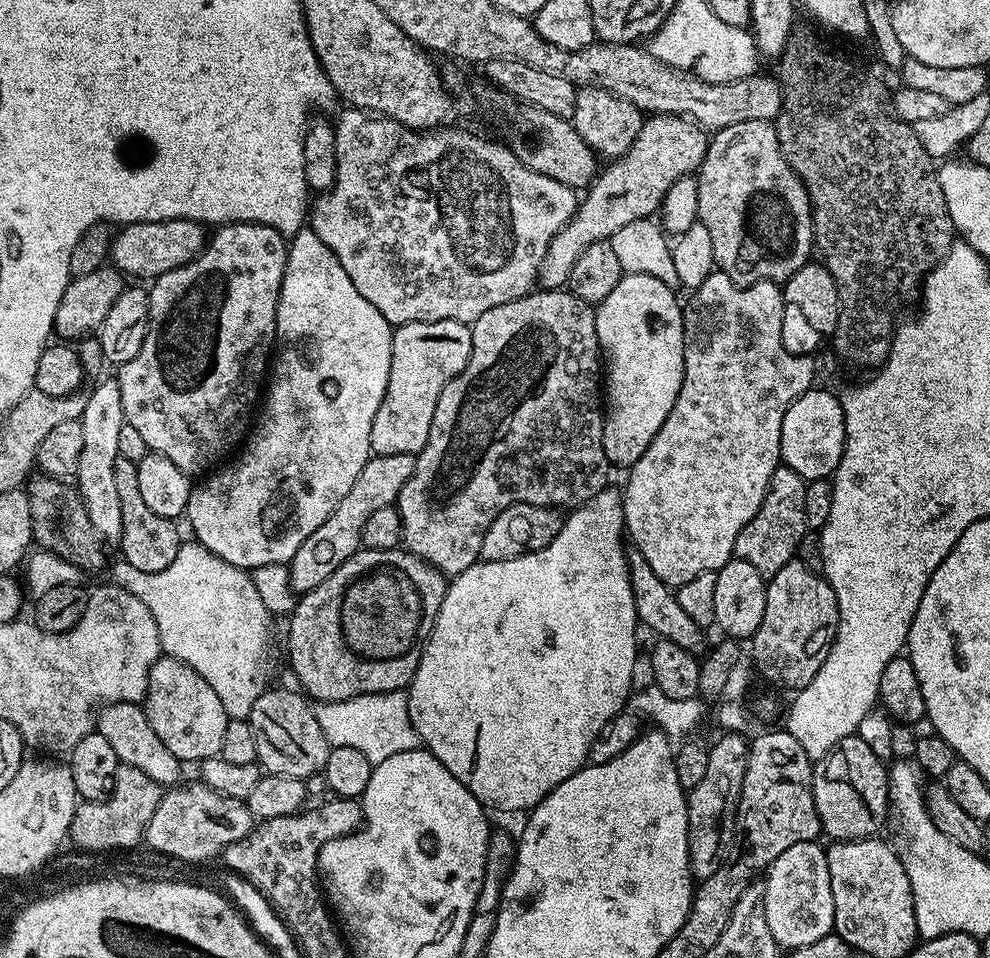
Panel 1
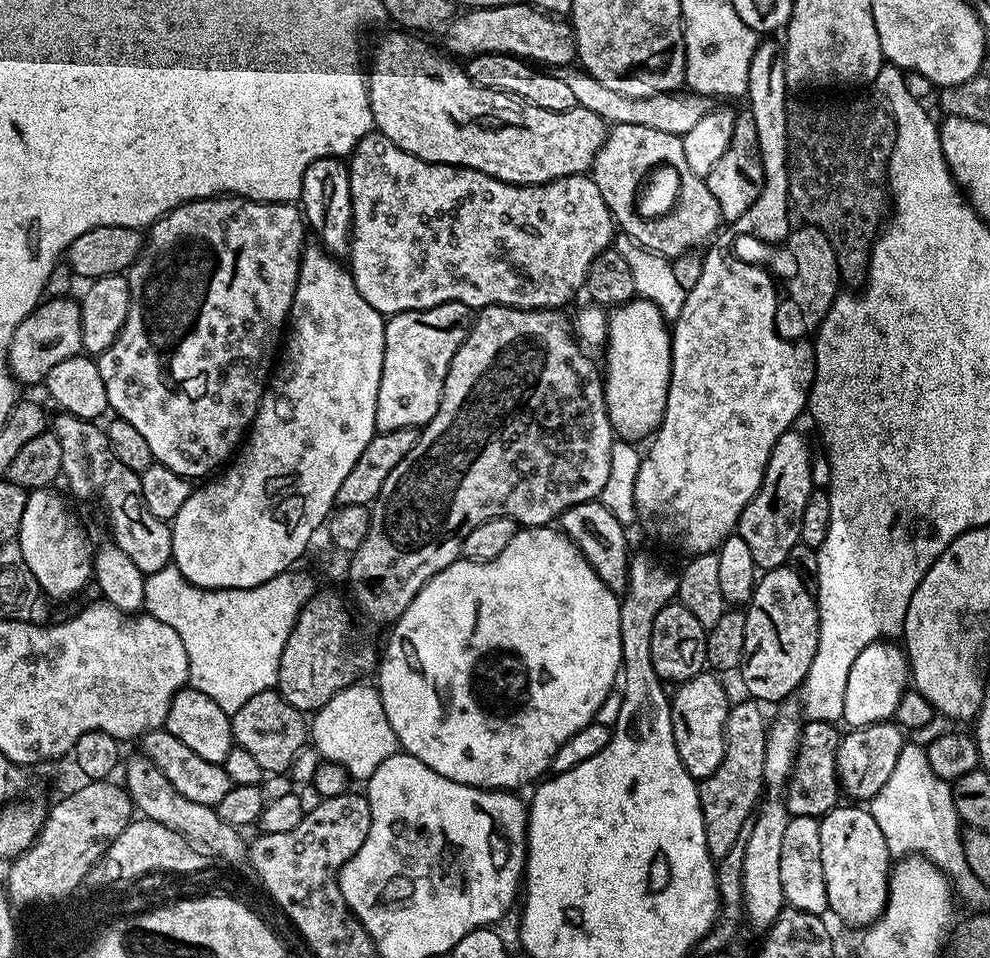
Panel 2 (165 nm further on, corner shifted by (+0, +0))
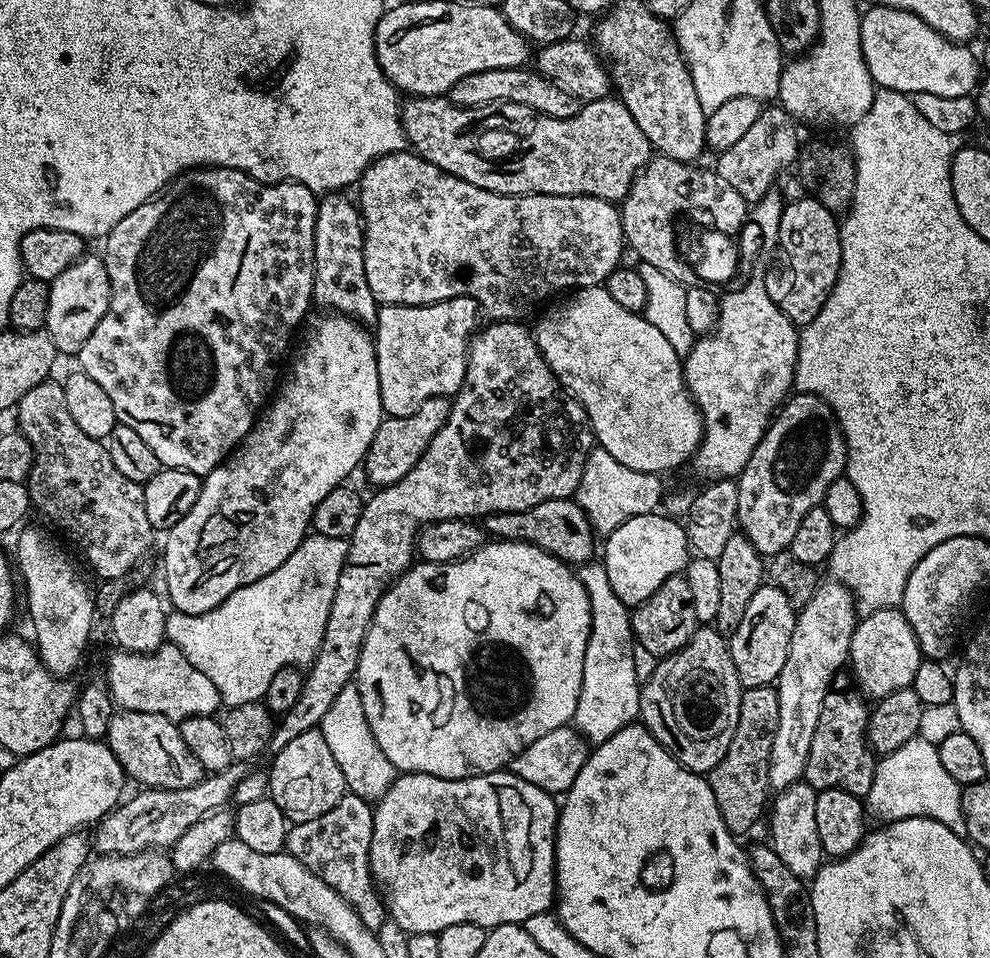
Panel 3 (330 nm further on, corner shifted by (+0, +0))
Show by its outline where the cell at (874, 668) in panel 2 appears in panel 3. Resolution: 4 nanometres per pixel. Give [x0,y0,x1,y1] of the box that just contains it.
[848,607,922,698]

